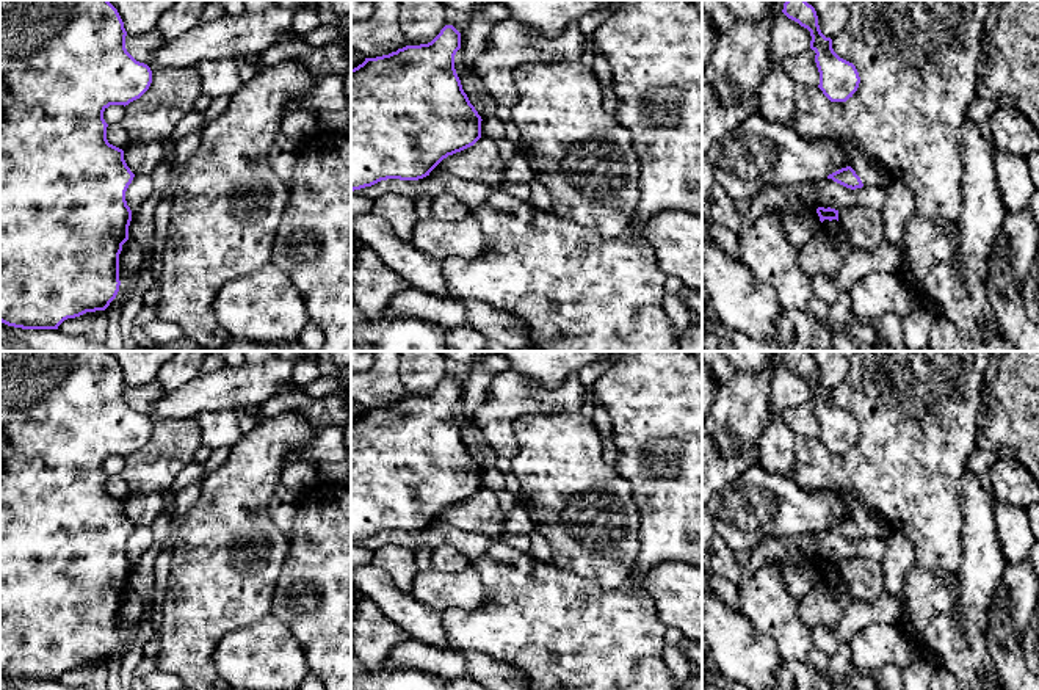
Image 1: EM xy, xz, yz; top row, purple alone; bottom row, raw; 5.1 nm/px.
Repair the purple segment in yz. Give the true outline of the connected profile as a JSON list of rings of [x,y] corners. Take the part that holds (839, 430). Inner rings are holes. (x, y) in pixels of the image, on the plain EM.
[[[787,351],[782,364],[810,383],[810,400],[816,405],[818,439],[823,445],[831,453],[846,453],[853,448],[860,434],[859,423],[853,414],[834,403],[832,390],[826,389],[820,381],[815,359],[805,351]]]

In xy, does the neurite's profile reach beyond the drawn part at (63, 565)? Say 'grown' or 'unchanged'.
unchanged

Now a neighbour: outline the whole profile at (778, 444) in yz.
[[[773,409],[771,420],[760,438],[758,464],[766,472],[782,477],[788,477],[796,466],[796,436],[779,411]]]

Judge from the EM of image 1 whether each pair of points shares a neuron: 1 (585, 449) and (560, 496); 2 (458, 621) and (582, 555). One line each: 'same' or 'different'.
1: same
2: different

